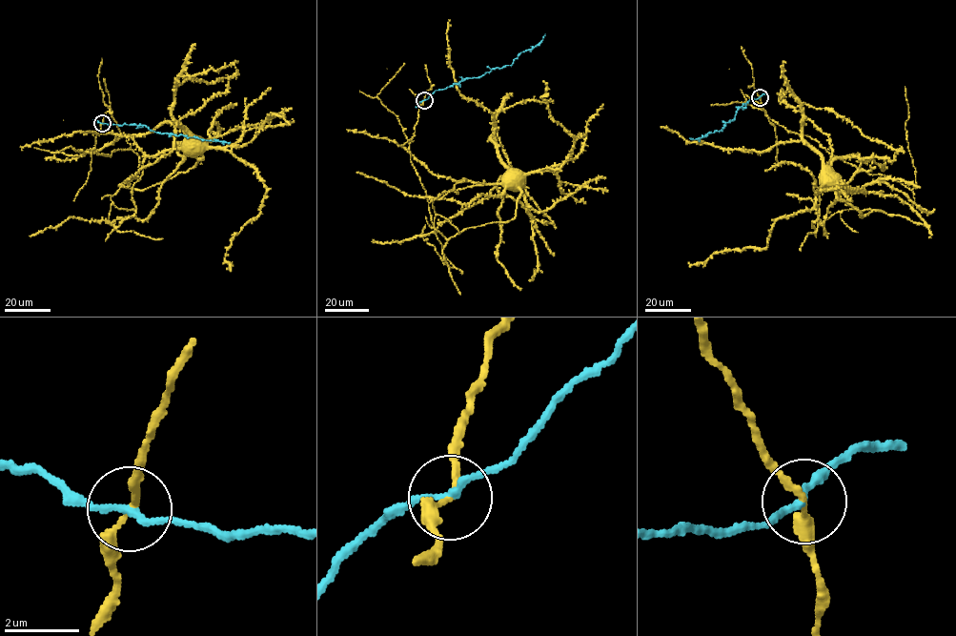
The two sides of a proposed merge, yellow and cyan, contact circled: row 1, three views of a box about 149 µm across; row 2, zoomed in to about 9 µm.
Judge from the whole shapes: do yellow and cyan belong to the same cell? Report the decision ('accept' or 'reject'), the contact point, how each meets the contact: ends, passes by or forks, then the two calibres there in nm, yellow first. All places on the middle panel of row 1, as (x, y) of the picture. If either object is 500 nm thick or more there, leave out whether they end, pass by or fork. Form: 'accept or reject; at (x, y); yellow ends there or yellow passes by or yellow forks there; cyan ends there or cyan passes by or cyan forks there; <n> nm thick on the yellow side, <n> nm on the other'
reject; at (424, 100); yellow passes by; cyan passes by; 170 nm thick on the yellow side, 180 nm on the other

